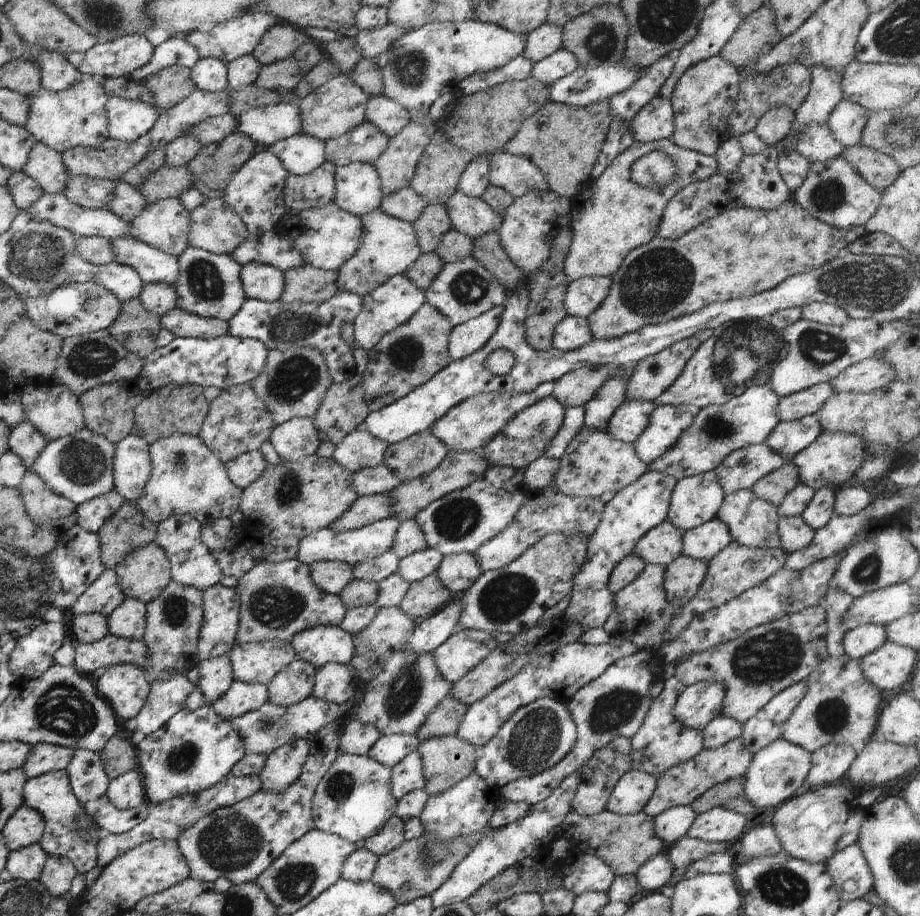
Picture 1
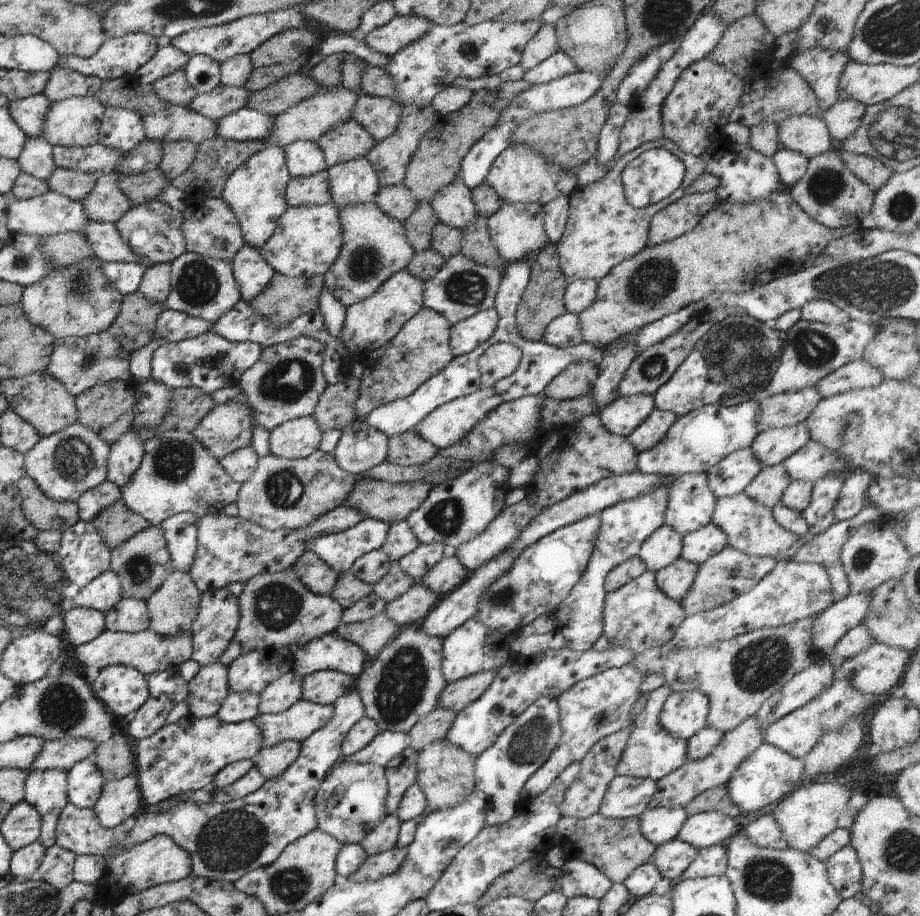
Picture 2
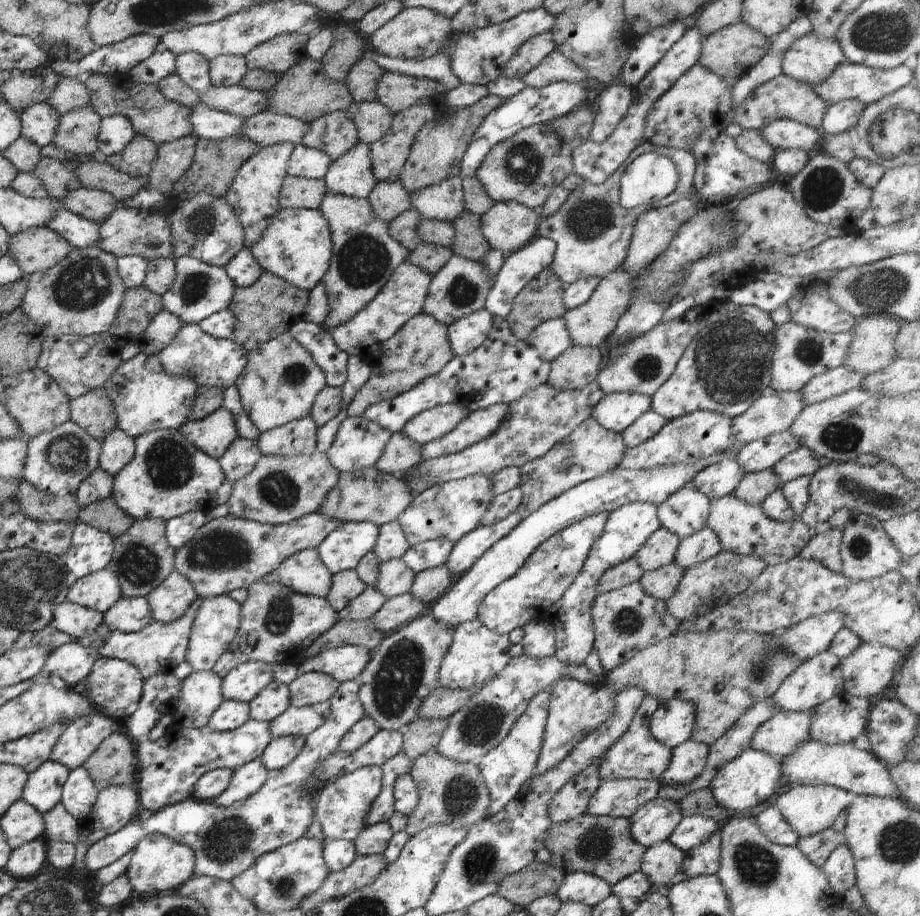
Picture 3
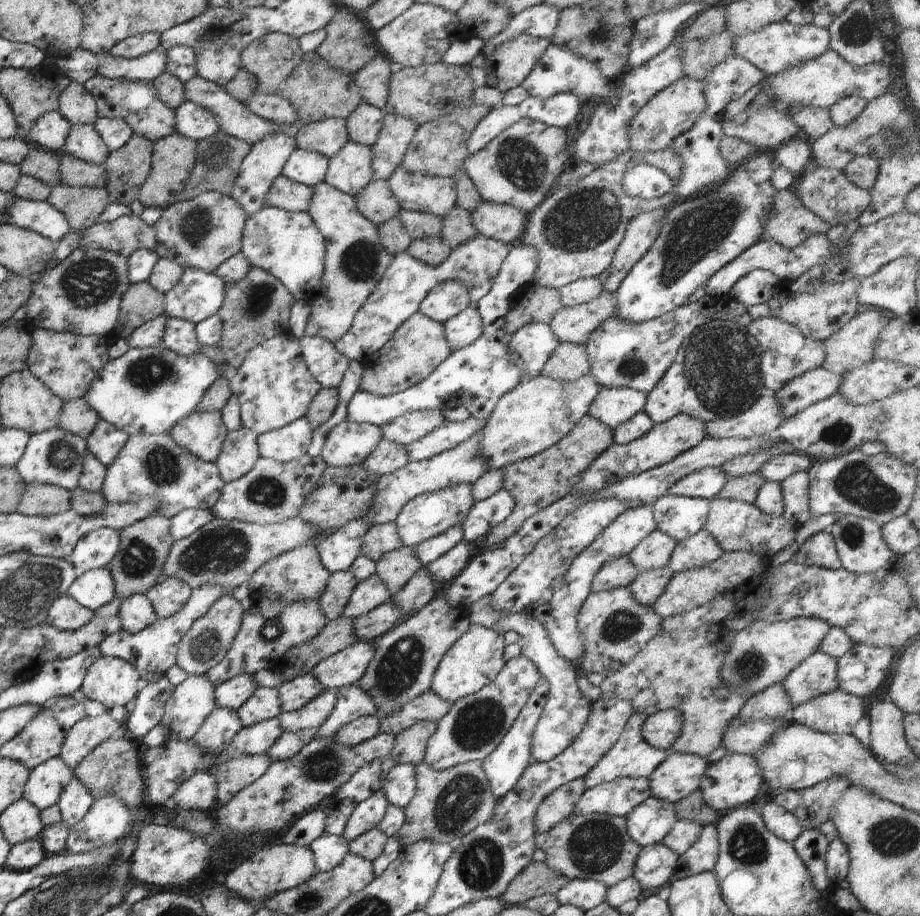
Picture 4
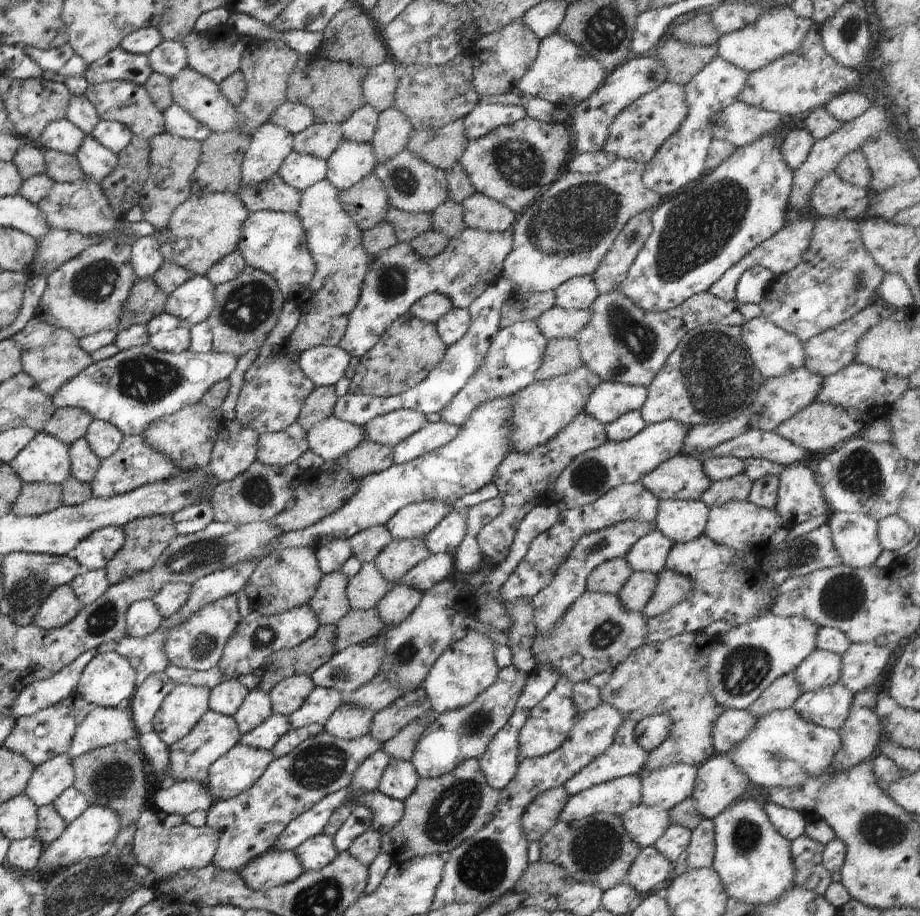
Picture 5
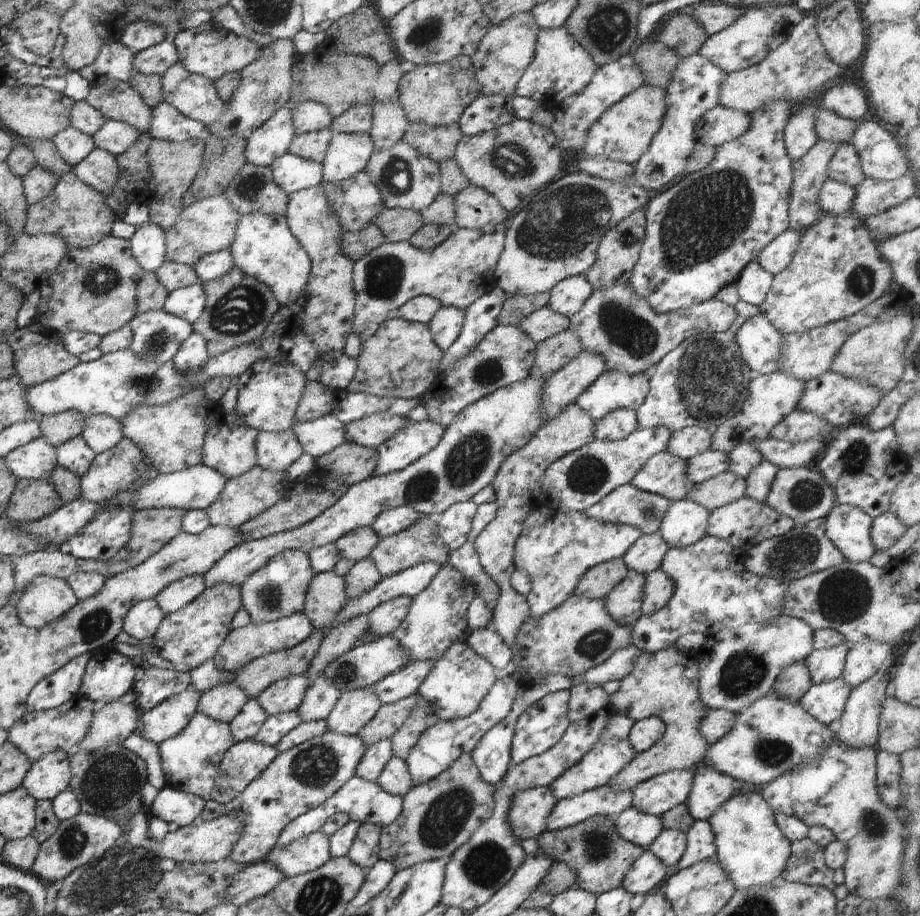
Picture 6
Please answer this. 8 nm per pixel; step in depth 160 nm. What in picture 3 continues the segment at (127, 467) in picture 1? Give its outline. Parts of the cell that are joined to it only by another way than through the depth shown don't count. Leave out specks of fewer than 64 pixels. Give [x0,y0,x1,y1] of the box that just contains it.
[99,428,135,475]

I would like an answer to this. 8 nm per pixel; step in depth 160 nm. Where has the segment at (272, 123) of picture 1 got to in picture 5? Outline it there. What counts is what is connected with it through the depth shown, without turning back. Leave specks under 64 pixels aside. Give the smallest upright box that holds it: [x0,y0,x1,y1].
[164,103,211,142]

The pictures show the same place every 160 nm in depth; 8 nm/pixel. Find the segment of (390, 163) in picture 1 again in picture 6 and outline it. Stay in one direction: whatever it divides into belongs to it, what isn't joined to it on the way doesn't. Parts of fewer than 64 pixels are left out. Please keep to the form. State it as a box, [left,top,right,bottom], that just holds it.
[370,101,410,149]

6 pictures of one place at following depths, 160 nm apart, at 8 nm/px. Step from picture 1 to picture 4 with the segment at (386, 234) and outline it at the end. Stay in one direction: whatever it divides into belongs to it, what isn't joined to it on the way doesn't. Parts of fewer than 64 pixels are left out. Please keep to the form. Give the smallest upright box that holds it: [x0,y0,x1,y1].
[305,180,394,343]

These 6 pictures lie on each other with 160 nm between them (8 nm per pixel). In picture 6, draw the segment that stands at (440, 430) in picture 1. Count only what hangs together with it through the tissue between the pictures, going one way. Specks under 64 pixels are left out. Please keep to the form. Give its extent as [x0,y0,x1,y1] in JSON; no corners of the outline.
[344,411,410,448]

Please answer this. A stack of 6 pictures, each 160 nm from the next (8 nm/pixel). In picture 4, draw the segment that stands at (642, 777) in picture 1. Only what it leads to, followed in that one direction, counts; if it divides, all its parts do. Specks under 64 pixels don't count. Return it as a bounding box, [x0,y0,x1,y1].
[573,777,651,817]

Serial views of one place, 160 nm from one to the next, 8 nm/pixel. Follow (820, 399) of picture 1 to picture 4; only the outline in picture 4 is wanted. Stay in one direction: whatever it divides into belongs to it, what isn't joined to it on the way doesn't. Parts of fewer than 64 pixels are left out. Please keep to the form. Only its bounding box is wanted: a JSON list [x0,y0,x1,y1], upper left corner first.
[705,396,784,439]

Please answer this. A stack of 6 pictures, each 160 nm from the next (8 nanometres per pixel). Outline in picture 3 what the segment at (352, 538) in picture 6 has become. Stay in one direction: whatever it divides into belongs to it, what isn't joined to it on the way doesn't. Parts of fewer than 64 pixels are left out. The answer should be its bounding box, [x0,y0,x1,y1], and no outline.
[372,521,410,563]

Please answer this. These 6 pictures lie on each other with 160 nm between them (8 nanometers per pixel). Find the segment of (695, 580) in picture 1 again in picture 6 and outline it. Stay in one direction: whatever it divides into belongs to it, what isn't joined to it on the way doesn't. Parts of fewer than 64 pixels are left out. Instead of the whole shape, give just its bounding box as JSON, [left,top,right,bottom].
[604,570,645,627]

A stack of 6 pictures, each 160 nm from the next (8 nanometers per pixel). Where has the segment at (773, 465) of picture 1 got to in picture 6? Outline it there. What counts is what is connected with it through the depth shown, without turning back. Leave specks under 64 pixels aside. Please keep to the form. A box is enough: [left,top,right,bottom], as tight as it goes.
[630,451,693,501]

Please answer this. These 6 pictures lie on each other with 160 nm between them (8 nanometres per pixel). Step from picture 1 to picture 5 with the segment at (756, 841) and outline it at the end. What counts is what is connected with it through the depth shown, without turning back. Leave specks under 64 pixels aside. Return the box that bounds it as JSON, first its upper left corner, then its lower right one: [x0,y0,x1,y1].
[763,802,807,842]

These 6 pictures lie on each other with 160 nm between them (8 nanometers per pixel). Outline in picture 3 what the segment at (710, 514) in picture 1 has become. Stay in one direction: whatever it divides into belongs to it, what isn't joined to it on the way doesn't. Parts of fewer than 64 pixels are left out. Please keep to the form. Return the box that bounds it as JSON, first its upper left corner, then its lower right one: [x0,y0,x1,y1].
[657,482,710,539]

